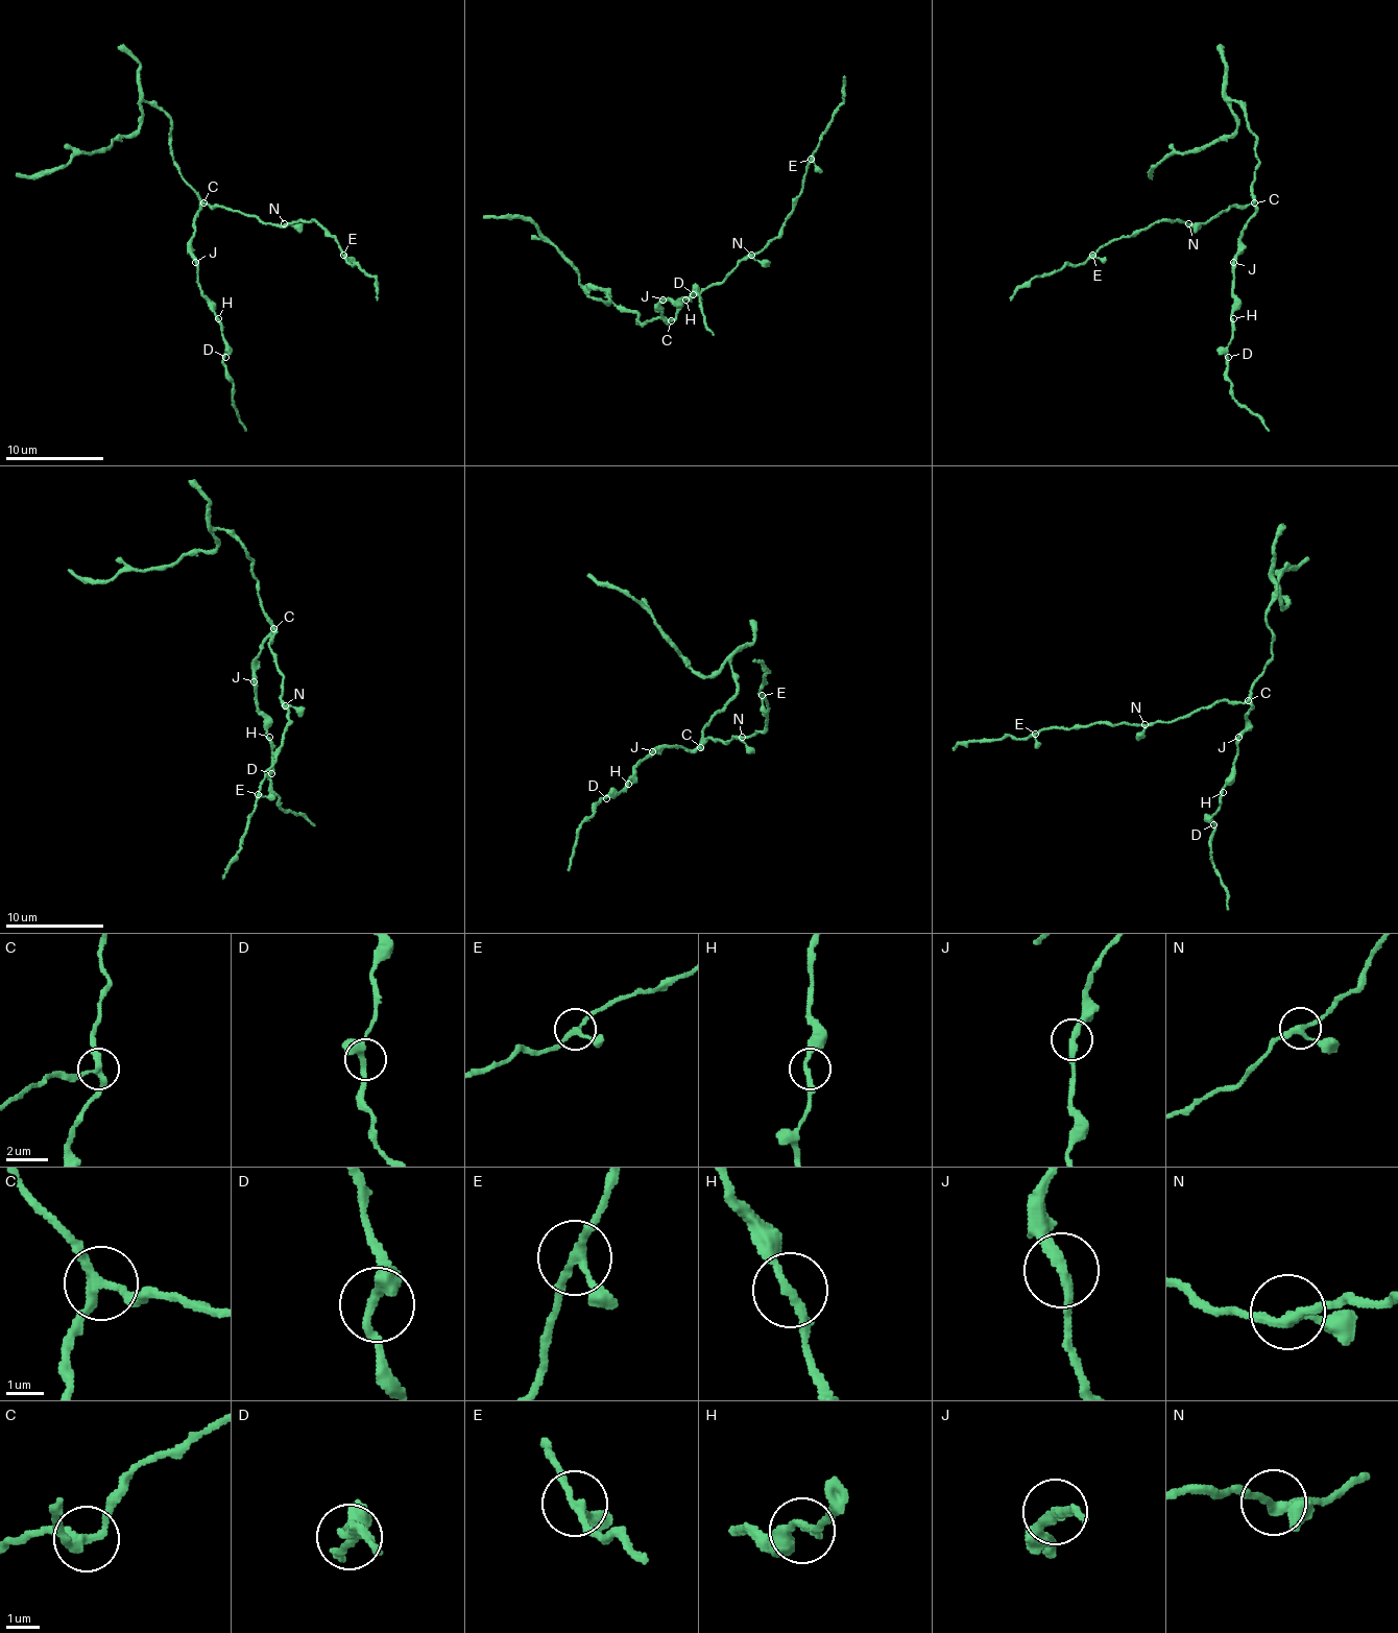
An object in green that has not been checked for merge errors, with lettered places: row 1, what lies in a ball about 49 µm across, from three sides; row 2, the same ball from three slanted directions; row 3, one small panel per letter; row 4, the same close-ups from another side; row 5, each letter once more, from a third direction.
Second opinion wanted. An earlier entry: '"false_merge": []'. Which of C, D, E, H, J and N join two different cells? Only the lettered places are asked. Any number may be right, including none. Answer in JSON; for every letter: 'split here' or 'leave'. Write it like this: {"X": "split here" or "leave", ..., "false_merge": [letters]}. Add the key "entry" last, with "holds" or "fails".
{"C": "leave", "D": "leave", "E": "leave", "H": "leave", "J": "leave", "N": "leave", "false_merge": [], "entry": "holds"}

